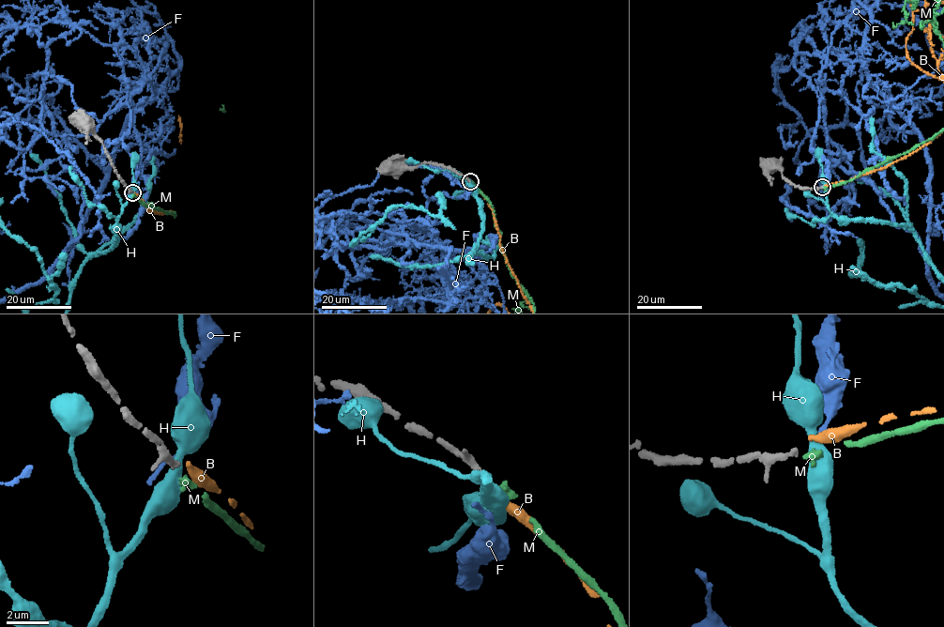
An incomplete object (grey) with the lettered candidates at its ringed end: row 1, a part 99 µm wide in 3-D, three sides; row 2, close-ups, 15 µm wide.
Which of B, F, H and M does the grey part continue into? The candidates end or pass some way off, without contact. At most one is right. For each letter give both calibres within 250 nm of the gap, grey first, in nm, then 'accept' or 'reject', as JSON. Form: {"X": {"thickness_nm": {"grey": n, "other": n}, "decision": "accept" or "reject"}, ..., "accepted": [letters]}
{"B": {"thickness_nm": {"grey": 240, "other": 320}, "decision": "reject"}, "F": {"thickness_nm": {"grey": 240, "other": 240}, "decision": "reject"}, "H": {"thickness_nm": {"grey": 240, "other": 500}, "decision": "reject"}, "M": {"thickness_nm": {"grey": 240, "other": 360}, "decision": "accept"}, "accepted": ["M"]}

